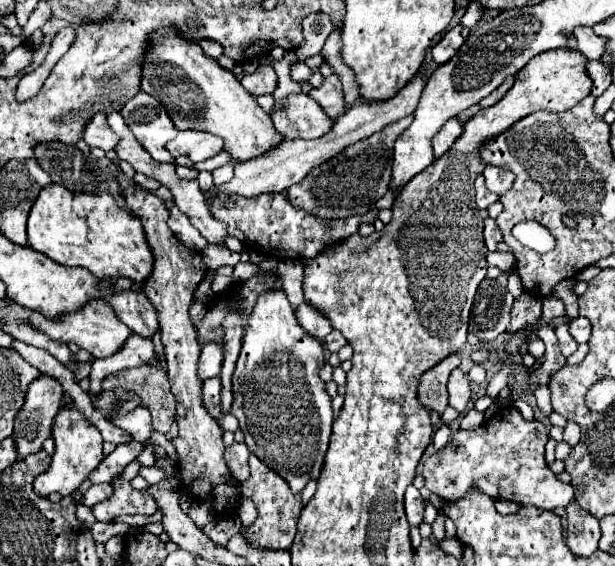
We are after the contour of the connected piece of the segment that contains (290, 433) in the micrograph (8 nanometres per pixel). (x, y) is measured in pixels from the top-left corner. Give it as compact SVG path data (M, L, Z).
M281 288L263 292L245 326L243 348L233 374L231 414L239 420L239 430L245 434L245 444L249 446L249 450L255 456L259 456L259 460L265 462L271 470L275 470L295 494L299 494L309 480L319 478L329 448L333 412L331 398L325 392L325 382L319 378L319 370L323 364L325 354L321 342L305 334L305 330L299 326L295 310L289 304L285 292Z

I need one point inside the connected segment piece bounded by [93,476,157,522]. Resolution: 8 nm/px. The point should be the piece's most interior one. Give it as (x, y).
(126, 500)

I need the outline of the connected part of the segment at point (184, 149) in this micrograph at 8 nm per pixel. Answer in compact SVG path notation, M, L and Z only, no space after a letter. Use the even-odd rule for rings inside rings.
M181 130L175 140L167 144L167 150L177 156L187 156L193 162L207 160L221 152L223 138L215 138L213 134L201 132L201 130Z

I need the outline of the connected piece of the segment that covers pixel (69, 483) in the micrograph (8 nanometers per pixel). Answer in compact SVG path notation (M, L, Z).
M61 408L61 412L55 418L55 424L53 424L53 440L55 440L53 462L47 468L47 472L37 476L33 482L35 492L43 498L53 492L57 492L61 496L73 494L103 460L103 452L101 452L103 438L99 434L99 430L95 426L91 426L87 422L87 418L83 418L77 412L77 408Z

